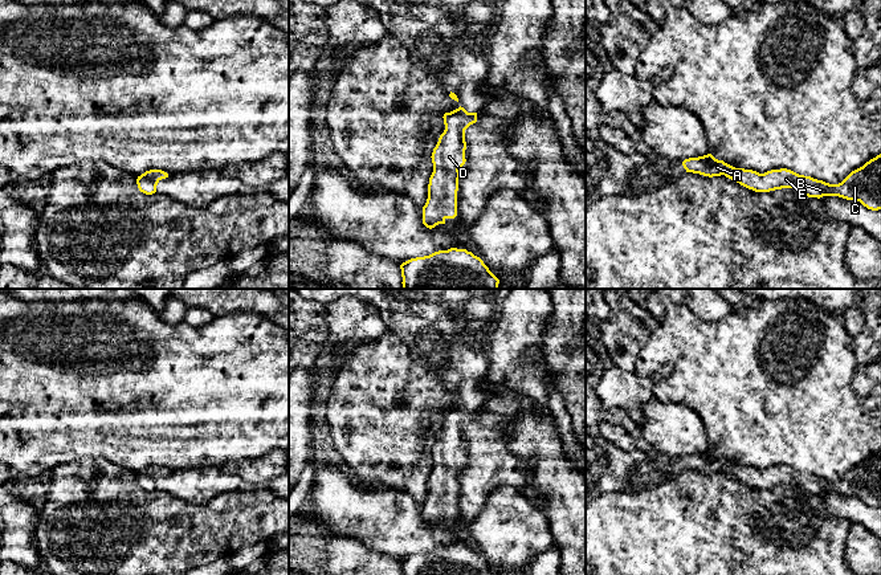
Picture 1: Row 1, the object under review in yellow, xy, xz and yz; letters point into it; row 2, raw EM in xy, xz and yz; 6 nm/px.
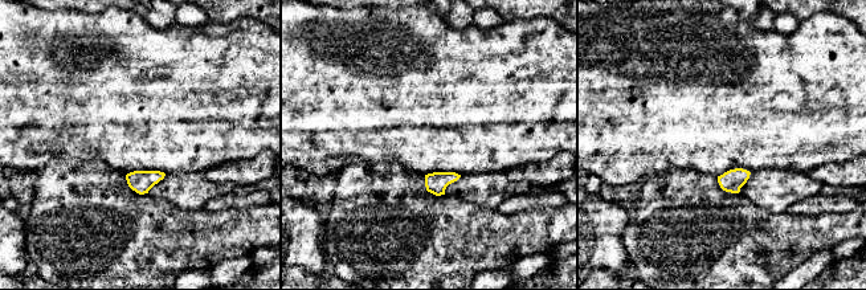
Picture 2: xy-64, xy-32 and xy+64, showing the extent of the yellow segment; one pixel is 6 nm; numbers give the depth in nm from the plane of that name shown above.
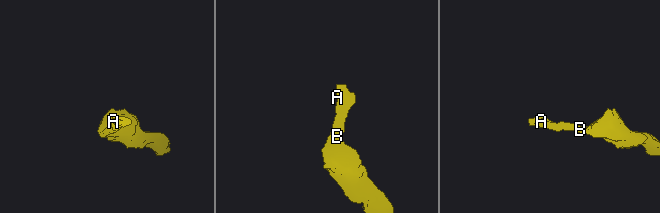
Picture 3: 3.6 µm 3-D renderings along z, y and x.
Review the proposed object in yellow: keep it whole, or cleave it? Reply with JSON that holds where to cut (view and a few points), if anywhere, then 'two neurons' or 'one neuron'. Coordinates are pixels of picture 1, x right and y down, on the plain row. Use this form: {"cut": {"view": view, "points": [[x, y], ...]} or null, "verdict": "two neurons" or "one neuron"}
{"cut": null, "verdict": "one neuron"}

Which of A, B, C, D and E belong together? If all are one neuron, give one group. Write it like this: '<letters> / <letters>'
A B C D E

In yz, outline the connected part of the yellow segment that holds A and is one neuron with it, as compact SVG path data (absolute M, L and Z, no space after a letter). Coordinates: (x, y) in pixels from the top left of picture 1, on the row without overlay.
M711 450L689 454L682 458L686 469L703 473L721 473L739 480L755 489L770 489L782 485L796 485L808 494L839 493L860 498L872 507L881 506L881 450L852 468L841 480L829 481L811 473L780 465L759 470L752 466L735 465Z

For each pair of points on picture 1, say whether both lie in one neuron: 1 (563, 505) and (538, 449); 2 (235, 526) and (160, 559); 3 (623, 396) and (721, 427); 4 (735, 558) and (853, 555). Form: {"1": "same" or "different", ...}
{"1": "same", "2": "same", "3": "different", "4": "different"}

